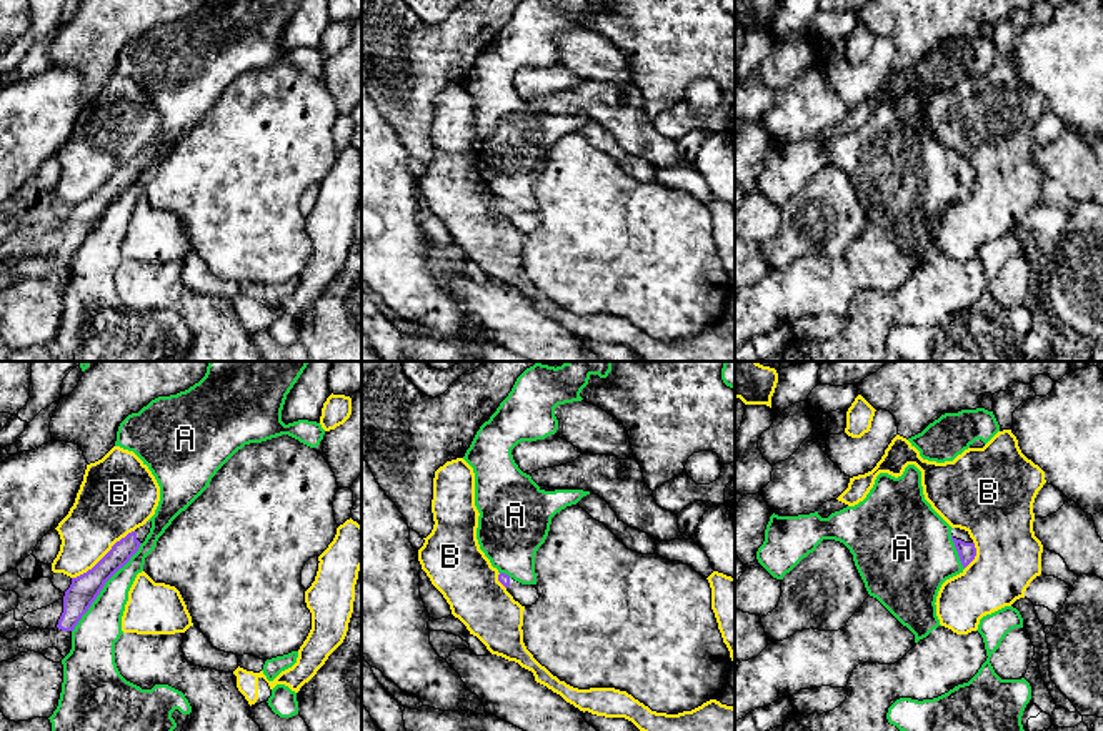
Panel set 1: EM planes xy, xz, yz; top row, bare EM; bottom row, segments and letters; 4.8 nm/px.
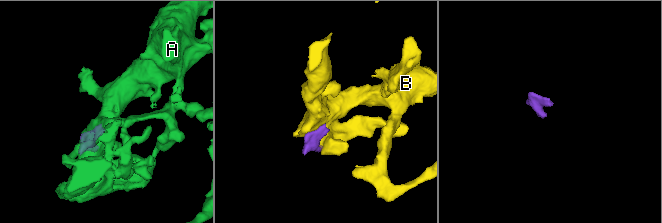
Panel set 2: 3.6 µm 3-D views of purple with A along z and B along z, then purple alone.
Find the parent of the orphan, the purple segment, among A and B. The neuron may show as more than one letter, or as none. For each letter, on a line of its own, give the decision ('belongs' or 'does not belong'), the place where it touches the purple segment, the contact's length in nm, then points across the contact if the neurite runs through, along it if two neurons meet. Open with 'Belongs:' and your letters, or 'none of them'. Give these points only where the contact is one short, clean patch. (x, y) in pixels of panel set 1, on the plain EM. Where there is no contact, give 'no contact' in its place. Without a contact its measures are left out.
Belongs: none of them
A: does not belong | xy (102, 215) | 550 nm
B: does not belong | xy (104, 183) | 380 nm

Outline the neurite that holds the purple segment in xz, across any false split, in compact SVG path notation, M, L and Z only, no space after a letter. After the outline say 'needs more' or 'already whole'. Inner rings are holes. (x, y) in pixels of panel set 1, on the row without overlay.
M505 200L498 201L498 208L507 215L507 218L513 223L513 226L518 228L522 233L532 233L540 225L535 211L522 211Z; needs more

